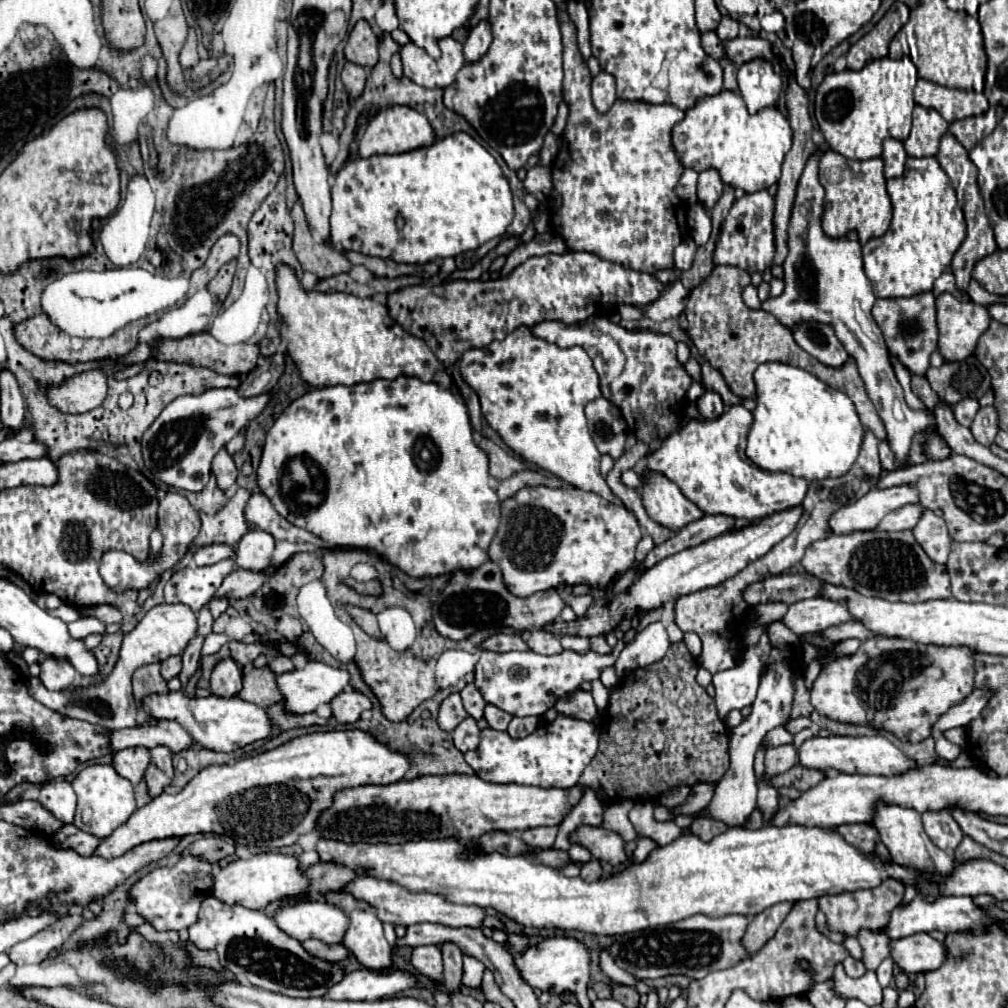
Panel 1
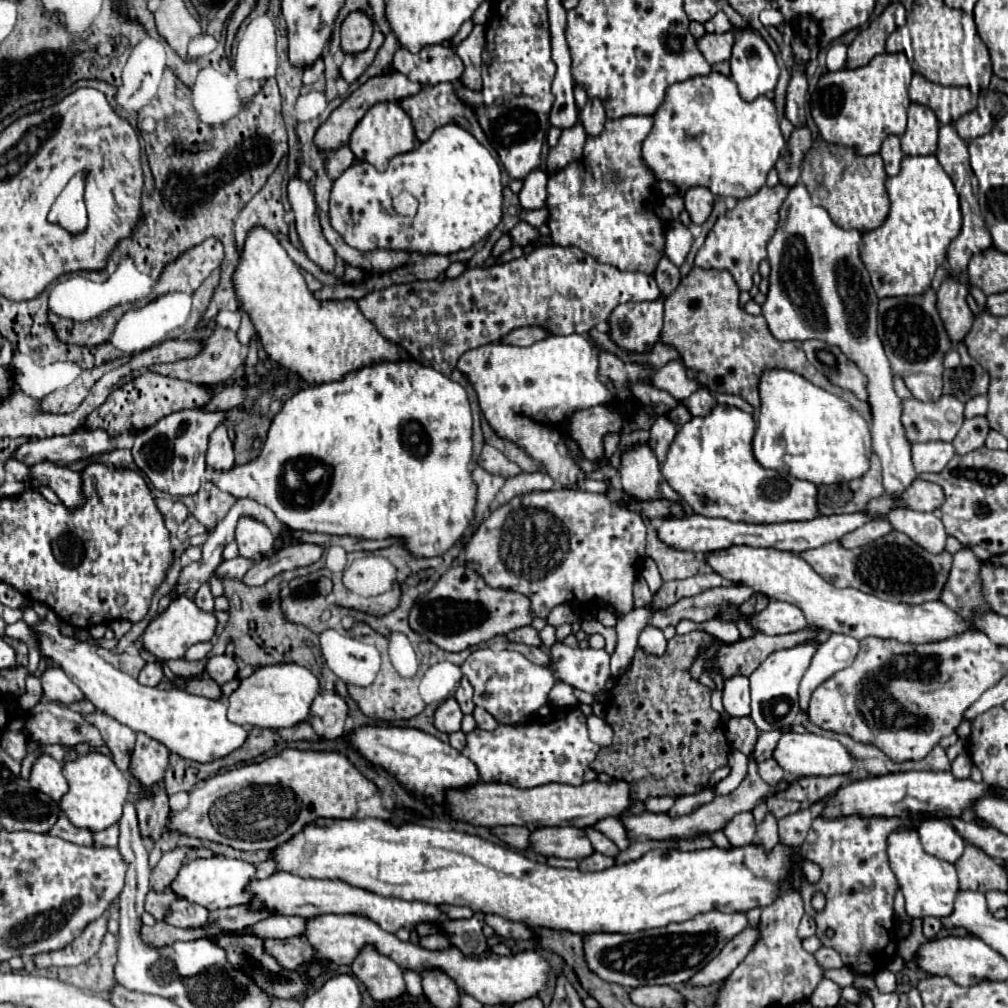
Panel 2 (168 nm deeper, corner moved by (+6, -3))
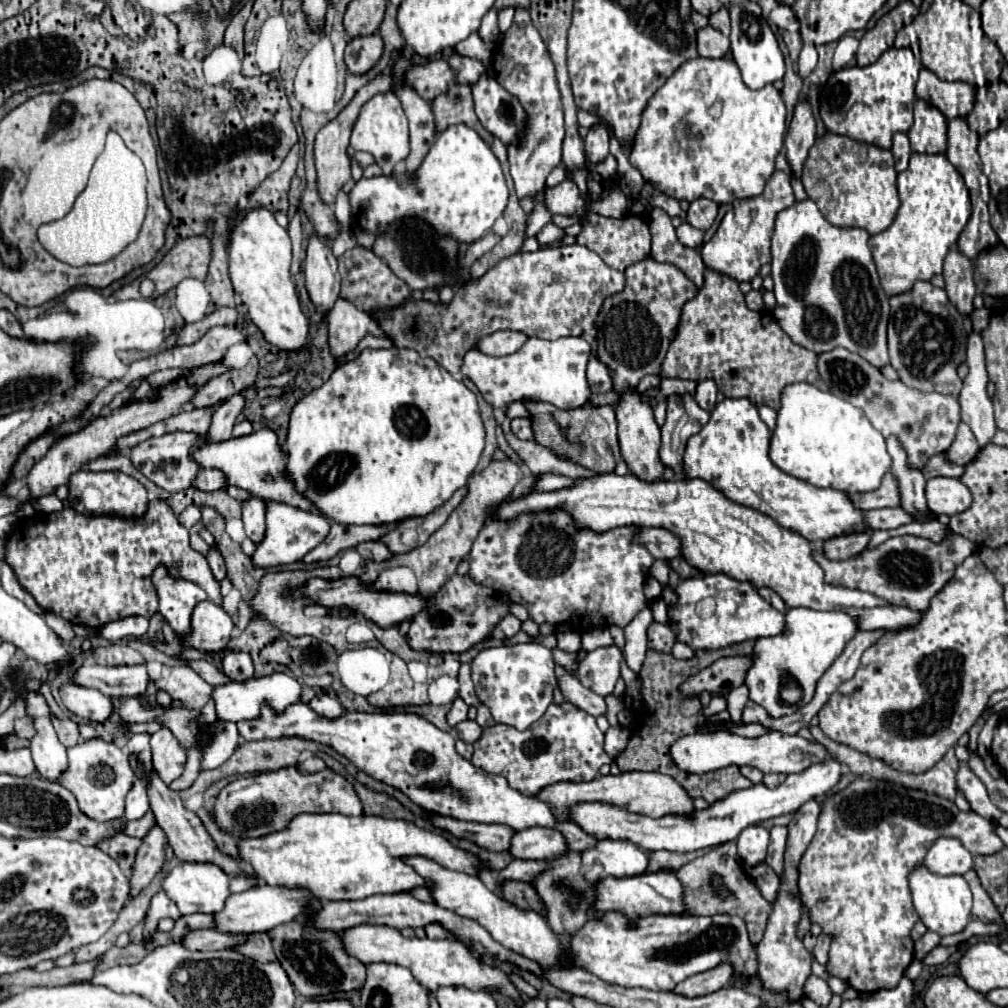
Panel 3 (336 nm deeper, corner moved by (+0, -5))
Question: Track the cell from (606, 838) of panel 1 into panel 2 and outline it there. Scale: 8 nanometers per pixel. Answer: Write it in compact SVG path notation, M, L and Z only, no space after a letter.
M537 828L533 830L533 852L541 856L581 860L593 852L591 842L579 828Z

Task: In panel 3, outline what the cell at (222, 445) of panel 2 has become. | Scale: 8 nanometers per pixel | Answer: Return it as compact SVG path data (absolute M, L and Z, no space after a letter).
M235 394L229 400L225 400L223 404L219 404L219 408L213 414L213 422L211 428L207 432L207 440L209 442L225 442L231 438L233 426L235 426L235 418L239 416L239 412L243 410L243 394Z

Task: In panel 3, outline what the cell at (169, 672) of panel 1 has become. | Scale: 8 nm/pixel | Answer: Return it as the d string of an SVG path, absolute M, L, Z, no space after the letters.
M85 660L85 664L77 670L75 682L79 686L97 688L105 696L111 694L143 694L151 682L147 674L147 666L99 666L93 660Z

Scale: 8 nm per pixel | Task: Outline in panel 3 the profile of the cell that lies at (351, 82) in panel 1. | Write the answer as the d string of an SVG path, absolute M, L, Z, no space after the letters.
M379 34L367 38L353 38L345 48L345 64L351 74L367 74L383 54L383 40Z

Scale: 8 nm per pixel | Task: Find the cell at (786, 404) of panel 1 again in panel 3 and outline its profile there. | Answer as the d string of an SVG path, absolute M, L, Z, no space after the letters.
M807 382L783 388L769 458L783 472L799 480L841 492L871 492L879 488L883 474L889 472L891 466L885 438L873 428L863 410Z

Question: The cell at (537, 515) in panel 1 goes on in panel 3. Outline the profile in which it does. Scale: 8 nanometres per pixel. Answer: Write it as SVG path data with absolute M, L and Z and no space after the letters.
M563 508L521 512L511 520L487 520L469 552L469 576L511 594L511 600L525 606L535 624L567 624L581 634L611 624L625 628L647 606L643 584L655 562L651 552L635 542L639 530L639 526L619 526L599 534L577 528Z

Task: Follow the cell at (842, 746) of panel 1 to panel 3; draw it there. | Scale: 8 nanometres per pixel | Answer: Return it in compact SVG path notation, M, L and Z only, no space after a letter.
M719 730L715 734L691 734L687 738L679 738L675 746L671 746L671 756L675 764L691 774L705 774L711 770L719 770L729 764L737 766L755 766L761 772L779 772L779 774L791 774L791 772L803 772L813 764L821 764L829 758L829 752L823 744L805 740L801 736L789 736L781 732L769 732L759 738L741 738L727 730Z

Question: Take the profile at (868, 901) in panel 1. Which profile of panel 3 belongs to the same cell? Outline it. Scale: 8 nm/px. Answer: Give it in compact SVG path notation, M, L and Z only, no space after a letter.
M857 778L845 790L829 796L823 802L819 824L807 854L803 854L803 866L799 866L799 892L803 904L809 910L813 924L819 924L827 936L833 938L829 948L827 970L831 976L843 978L857 992L877 992L899 984L907 966L913 960L913 940L909 936L919 916L911 904L911 892L907 874L923 862L931 842L939 836L955 836L973 856L997 854L1005 848L1005 842L997 836L991 820L975 814L961 812L951 800L913 788L913 814L911 814L911 788Z

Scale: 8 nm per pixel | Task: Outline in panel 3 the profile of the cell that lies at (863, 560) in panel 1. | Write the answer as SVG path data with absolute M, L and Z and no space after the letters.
M951 534L941 544L917 536L897 536L847 560L829 560L821 548L813 550L813 558L823 568L827 584L865 590L879 598L885 598L891 604L903 604L913 610L927 610L931 598L953 576L957 564L961 564L973 552L975 544L957 534Z

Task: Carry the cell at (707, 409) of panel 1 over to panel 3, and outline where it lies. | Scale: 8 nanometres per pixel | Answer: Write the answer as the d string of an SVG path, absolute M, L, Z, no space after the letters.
M713 380L699 382L697 392L695 392L695 400L703 410L711 412L715 408L715 404L717 404L717 386L715 386L715 382Z

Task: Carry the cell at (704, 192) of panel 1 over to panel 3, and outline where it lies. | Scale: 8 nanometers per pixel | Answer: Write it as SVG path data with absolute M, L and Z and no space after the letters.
M697 198L687 210L687 222L699 230L707 230L717 216L717 204L709 198Z

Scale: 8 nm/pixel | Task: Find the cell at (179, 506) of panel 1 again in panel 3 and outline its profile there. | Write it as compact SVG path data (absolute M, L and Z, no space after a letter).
M187 506L179 516L179 522L185 526L185 528L191 528L195 522L201 520L201 510L197 506Z

